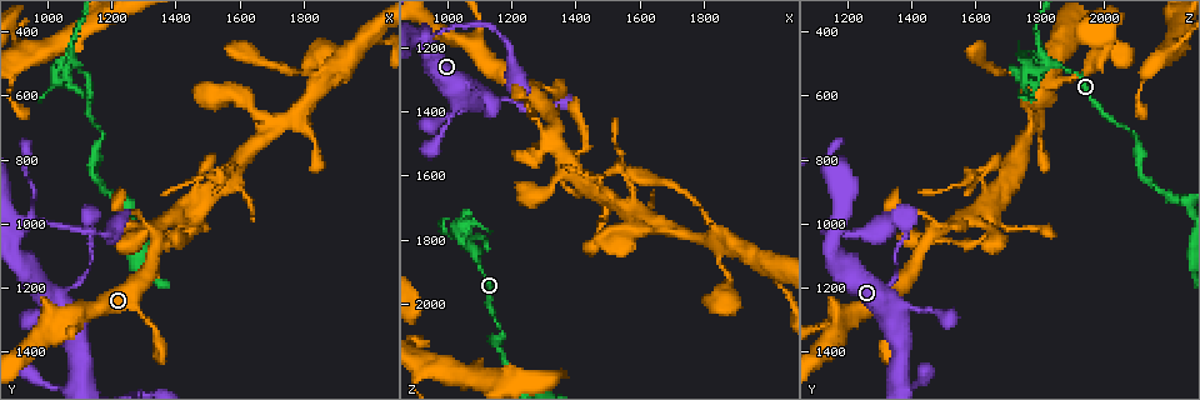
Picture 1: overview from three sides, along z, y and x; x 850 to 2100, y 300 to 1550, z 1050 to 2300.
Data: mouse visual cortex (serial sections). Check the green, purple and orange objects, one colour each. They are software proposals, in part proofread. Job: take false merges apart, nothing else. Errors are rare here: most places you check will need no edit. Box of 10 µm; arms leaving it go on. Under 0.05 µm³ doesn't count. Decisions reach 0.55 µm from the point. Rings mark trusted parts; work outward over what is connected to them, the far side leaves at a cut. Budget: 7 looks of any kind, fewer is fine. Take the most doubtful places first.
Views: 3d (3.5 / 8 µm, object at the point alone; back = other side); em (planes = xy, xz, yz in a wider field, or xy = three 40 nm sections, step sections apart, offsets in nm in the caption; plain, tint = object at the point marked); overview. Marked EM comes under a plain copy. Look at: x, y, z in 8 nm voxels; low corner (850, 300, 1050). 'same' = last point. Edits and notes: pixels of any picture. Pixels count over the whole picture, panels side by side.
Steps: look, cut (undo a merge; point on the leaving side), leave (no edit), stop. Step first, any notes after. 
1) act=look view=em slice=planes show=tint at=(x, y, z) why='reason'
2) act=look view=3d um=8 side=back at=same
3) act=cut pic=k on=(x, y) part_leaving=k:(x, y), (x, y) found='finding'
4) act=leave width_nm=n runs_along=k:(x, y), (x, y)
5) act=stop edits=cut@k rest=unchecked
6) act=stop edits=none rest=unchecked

act=look view=3d um=3.5 at=(1480, 850, 1620) why='abrupt turn'

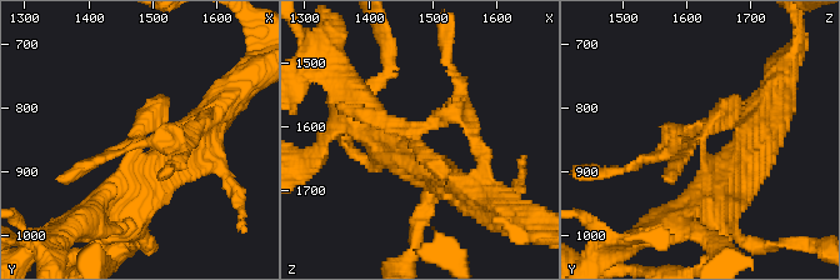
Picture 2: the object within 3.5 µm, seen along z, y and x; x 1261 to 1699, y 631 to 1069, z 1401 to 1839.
act=look view=em slice=xy step=5 show=tint at=(1480, 855, 1610) why='need the tissue'

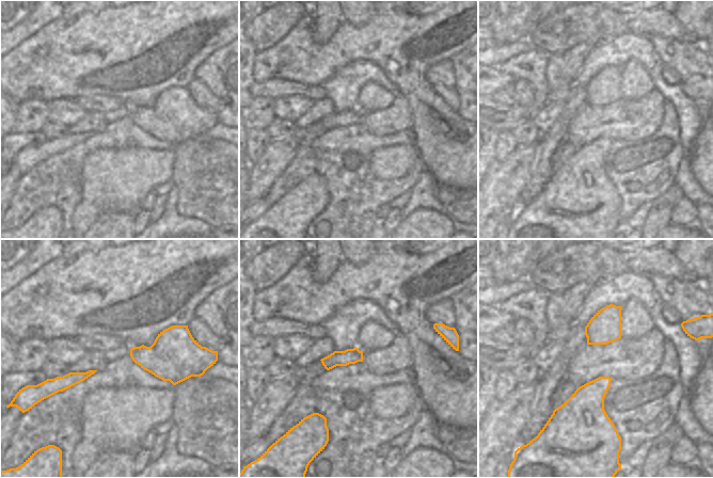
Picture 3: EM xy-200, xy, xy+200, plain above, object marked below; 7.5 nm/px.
act=cut pic=2 on=(435, 119) part_leaving=2:(414, 150), (418, 131), (460, 100), (453, 70) found='two cells meet here'

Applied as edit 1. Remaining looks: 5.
act=look view=3d um=3.5 at=(1700, 720, 1760) why='three arms meet'

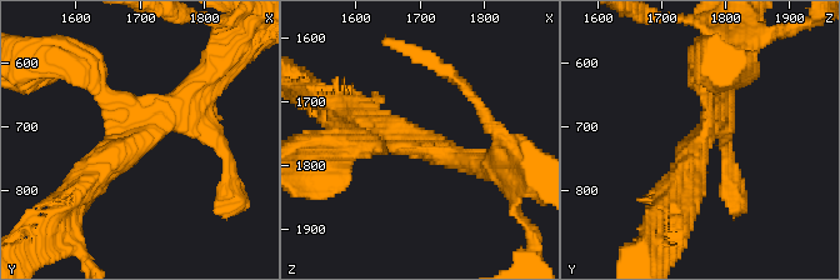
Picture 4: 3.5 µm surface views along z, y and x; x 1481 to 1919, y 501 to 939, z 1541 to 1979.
act=look view=em slice=xy step=2 show=tint at=(1695, 715, 1760) arms=3 arm_widths_nm=200,300,350 why='need the tissue'

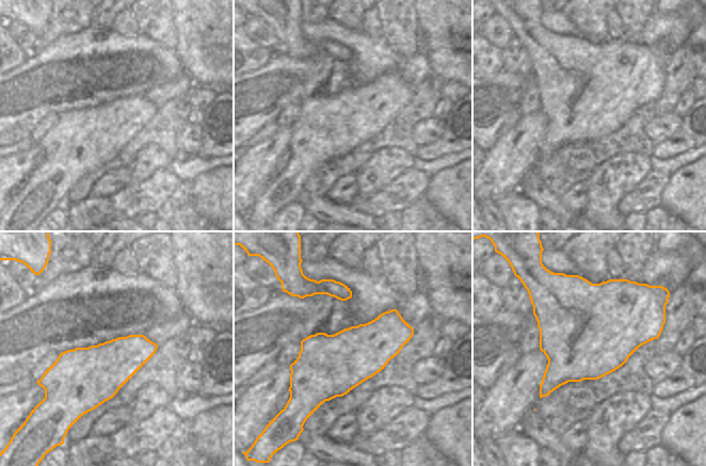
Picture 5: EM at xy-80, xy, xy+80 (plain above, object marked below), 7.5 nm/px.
act=look view=em slice=xy step=1 show=tint at=same why='cut it another way'

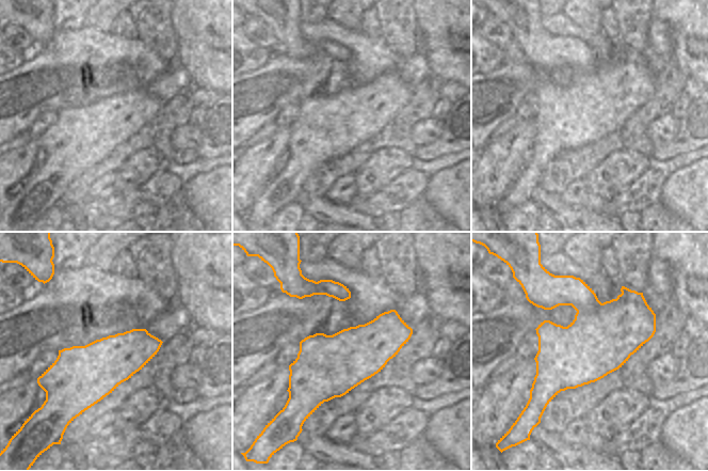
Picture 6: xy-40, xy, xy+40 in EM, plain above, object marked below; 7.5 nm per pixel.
act=leave runs_along=4:(78, 191), (200, 80) found='one cell here'

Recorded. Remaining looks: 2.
act=stop edits=cut@2 rest=unchecked

